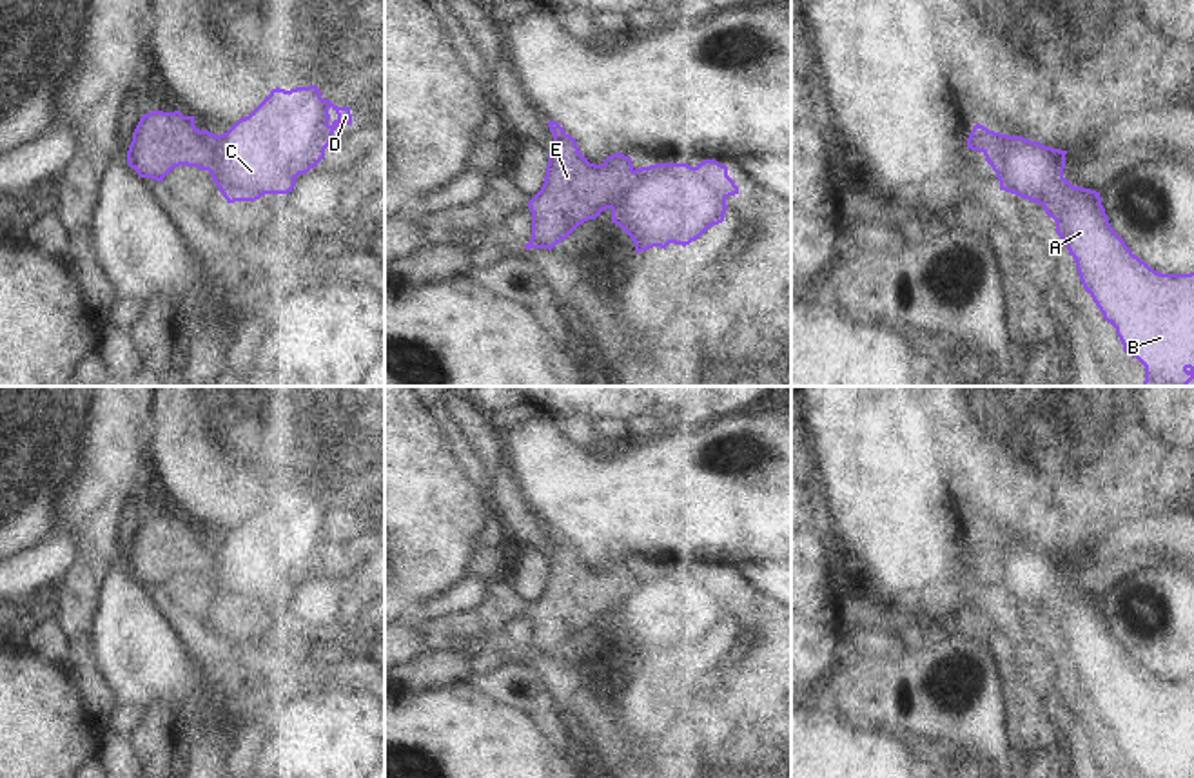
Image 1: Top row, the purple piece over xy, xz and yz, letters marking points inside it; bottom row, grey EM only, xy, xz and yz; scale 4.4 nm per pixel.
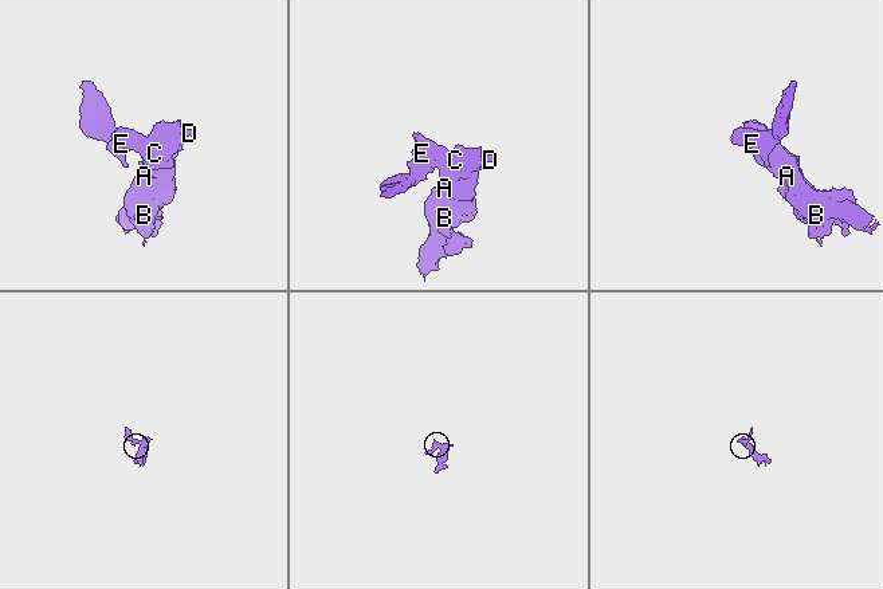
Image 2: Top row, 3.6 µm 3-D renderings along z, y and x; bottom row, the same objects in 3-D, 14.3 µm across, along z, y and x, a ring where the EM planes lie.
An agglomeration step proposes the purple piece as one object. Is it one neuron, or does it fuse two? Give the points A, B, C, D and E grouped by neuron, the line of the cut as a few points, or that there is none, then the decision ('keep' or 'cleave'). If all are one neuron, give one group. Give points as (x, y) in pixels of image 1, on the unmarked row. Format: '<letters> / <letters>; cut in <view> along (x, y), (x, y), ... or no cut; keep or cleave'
A B C D / E; cut in xz along (634, 577), (628, 595), (610, 613); cleave

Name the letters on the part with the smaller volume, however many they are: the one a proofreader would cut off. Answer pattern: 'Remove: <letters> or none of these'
Remove: E

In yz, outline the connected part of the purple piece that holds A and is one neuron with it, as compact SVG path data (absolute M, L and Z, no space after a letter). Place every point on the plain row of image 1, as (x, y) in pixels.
M1002 540L1002 544L1002 566L989 569L1000 597L1042 611L1056 627L1056 640L1074 664L1085 698L1103 725L1116 734L1123 758L1136 763L1145 778L1194 778L1194 678L1161 680L1134 662L1111 633L1100 598L1074 593L1063 584L1067 557L1022 542Z

